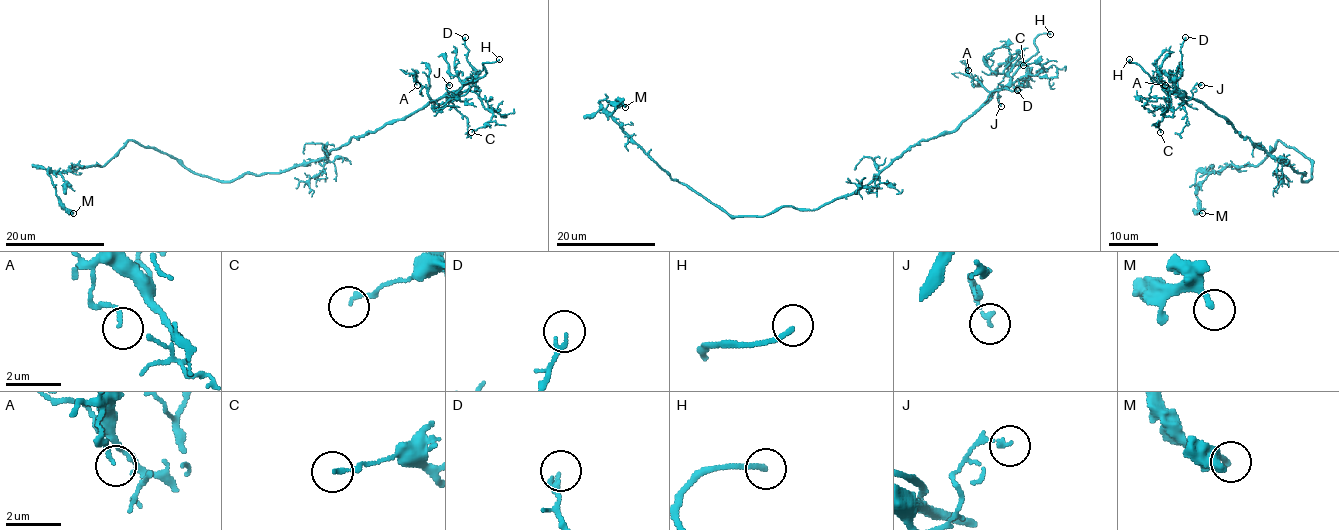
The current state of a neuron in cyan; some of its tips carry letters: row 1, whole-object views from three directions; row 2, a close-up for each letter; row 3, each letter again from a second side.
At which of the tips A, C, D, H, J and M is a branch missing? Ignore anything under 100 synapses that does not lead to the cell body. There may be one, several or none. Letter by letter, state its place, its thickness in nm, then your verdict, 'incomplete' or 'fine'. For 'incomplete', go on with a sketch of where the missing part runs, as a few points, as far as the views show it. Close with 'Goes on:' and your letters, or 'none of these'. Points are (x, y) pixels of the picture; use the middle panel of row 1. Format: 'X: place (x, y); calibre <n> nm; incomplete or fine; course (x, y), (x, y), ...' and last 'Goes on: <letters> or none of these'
A: place (968, 70); calibre 110 nm; fine
C: place (1023, 65); calibre 150 nm; fine
D: place (1017, 90); calibre 200 nm; fine
H: place (1050, 34); calibre 180 nm; incomplete
J: place (1001, 106); calibre 150 nm; fine
M: place (625, 107); calibre 190 nm; fine
Goes on: H

